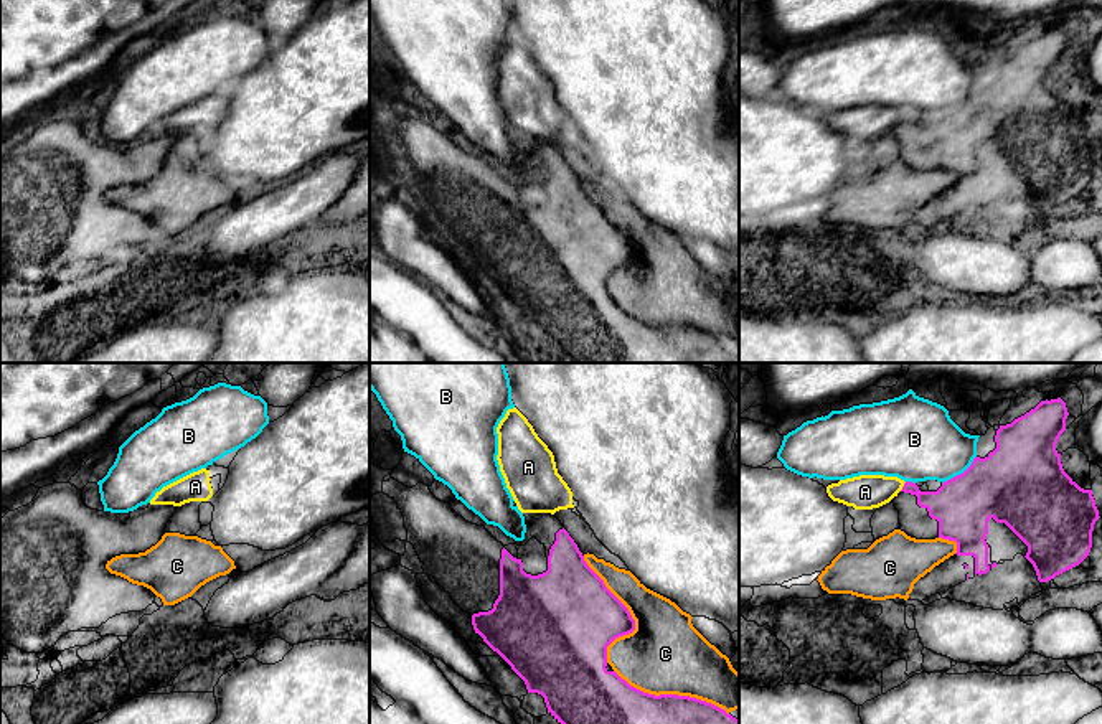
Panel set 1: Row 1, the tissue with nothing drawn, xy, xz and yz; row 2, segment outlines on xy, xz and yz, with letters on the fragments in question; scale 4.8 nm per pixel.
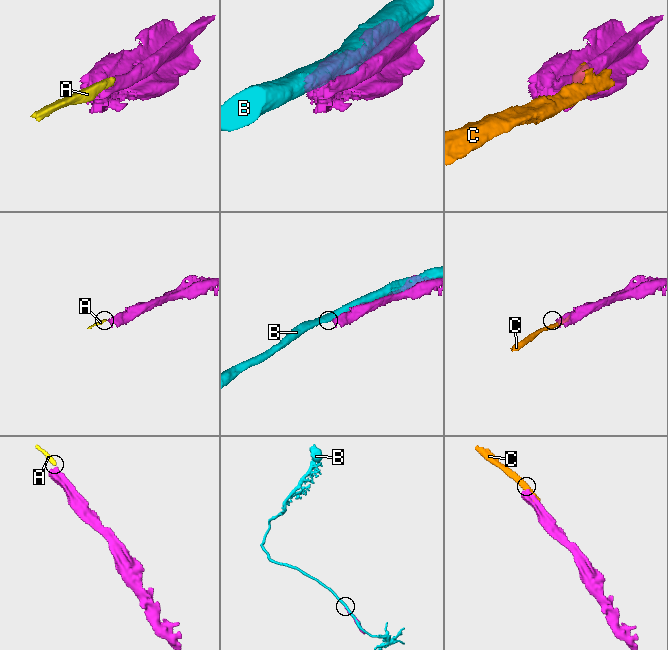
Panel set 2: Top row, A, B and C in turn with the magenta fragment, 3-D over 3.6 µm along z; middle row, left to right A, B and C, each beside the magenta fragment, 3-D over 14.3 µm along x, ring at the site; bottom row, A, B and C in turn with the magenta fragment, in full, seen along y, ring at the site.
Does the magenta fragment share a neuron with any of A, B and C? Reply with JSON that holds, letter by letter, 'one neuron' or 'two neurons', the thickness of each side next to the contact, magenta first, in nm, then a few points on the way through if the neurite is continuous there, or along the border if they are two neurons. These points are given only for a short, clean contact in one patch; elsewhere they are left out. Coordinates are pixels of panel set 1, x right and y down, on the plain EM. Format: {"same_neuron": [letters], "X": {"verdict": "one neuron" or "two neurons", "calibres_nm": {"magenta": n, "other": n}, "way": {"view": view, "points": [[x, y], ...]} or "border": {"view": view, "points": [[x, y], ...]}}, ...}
{"same_neuron": [], "A": {"verdict": "two neurons", "calibres_nm": {"magenta": 200, "other": 170}, "border": {"view": "yz", "points": [[906, 112], [899, 121]]}}, "B": {"verdict": "two neurons", "calibres_nm": {"magenta": 360, "other": 380}}, "C": {"verdict": "two neurons", "calibres_nm": {"magenta": 400, "other": 360}}}

